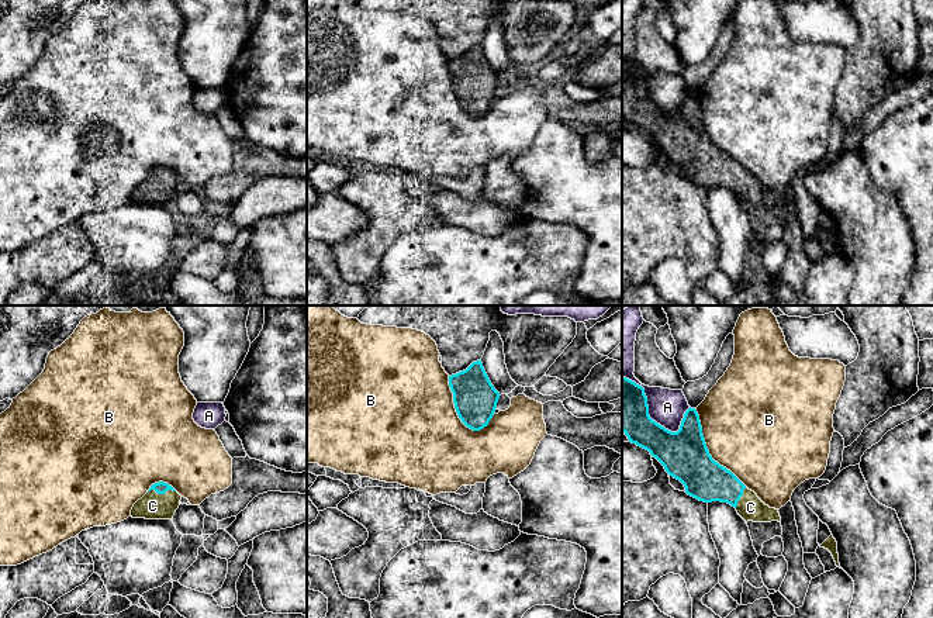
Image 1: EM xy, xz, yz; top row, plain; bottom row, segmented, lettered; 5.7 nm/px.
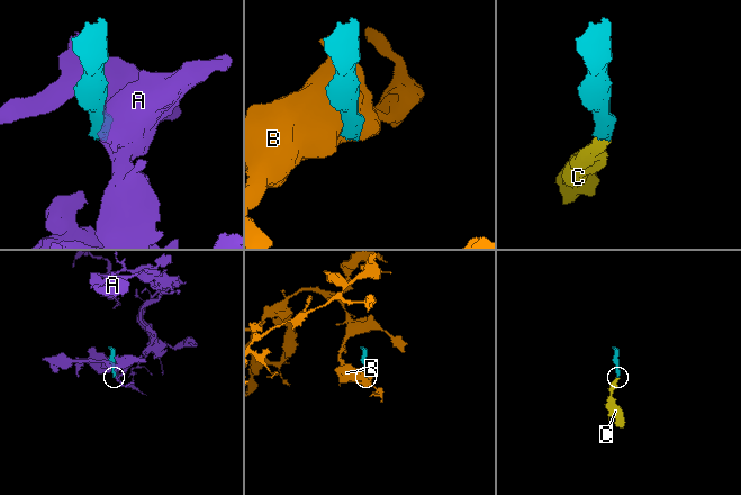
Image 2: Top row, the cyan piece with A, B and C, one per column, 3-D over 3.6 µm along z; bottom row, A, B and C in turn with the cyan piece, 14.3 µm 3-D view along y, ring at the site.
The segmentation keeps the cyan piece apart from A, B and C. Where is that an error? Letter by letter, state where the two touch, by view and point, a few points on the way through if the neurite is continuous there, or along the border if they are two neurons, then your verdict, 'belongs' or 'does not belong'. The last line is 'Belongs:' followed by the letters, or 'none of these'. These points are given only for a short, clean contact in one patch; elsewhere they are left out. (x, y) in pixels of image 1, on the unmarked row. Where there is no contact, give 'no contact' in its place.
A: contact yz (648, 92); does not belong
B: contact yz (708, 135); does not belong
C: contact xy (162, 178); way xy (161, 172), (162, 178), (152, 190); belongs
Belongs: C

